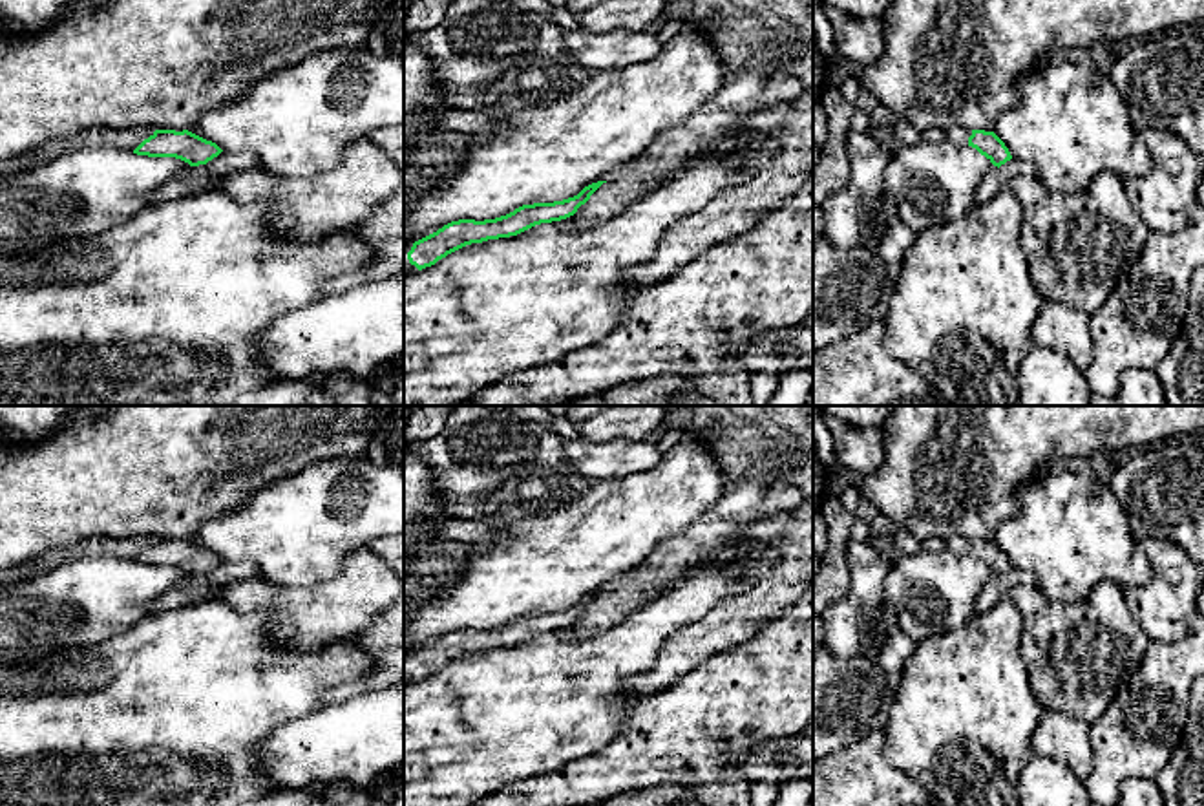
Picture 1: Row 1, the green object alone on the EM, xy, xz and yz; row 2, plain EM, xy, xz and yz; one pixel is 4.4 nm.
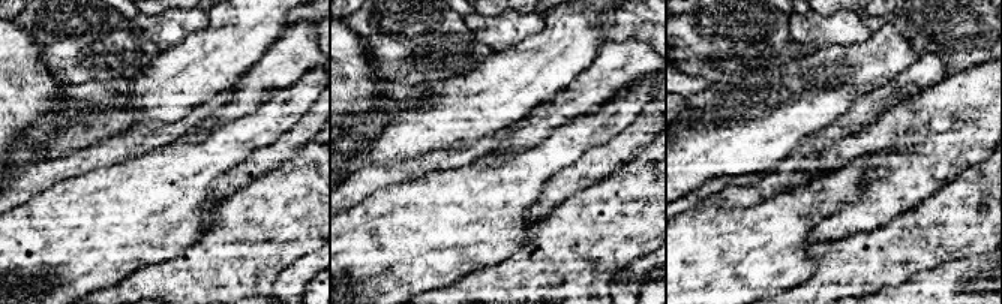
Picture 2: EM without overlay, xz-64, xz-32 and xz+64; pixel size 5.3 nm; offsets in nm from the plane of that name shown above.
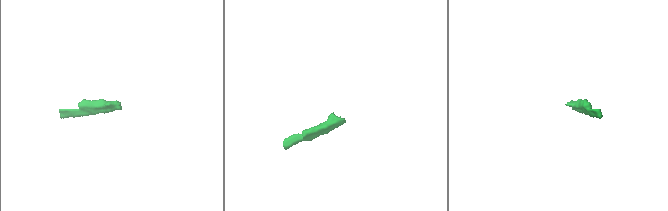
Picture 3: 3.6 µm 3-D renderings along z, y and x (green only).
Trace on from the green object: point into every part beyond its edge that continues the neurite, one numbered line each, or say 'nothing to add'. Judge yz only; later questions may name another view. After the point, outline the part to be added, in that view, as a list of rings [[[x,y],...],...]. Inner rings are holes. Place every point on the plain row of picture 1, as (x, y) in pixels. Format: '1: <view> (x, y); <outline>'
1: yz (960, 545); [[[954,536],[954,537],[946,539],[945,543],[946,543],[946,548],[956,554],[968,554],[968,546],[972,545],[972,539]]]

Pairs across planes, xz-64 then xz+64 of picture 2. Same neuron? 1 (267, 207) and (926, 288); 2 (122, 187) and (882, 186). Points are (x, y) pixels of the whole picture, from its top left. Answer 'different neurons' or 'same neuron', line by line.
1: different neurons
2: different neurons

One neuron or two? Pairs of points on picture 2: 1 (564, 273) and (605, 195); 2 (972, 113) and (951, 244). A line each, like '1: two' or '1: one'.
1: one
2: two

